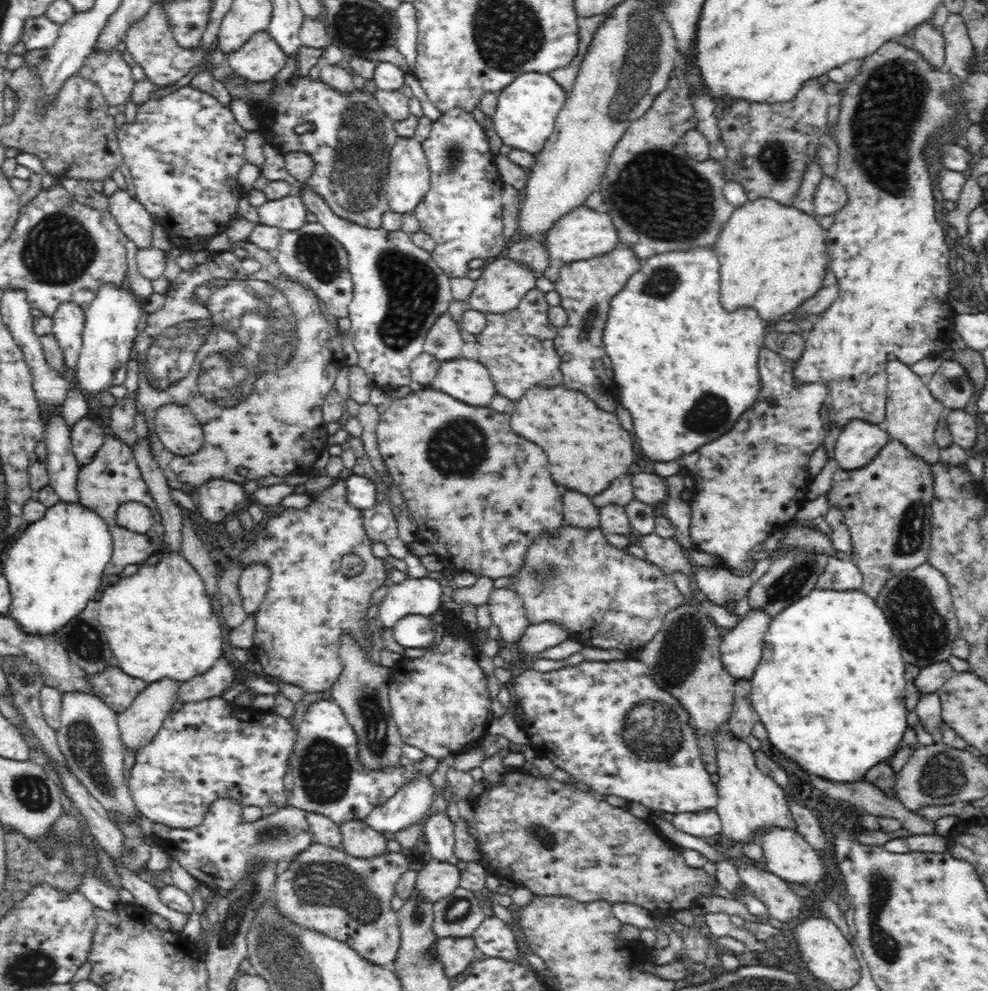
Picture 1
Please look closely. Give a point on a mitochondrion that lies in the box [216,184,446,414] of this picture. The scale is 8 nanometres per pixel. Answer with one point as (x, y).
(413, 289)

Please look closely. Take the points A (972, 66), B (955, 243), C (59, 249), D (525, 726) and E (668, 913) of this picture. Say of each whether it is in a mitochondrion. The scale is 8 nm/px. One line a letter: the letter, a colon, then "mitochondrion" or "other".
A: other
B: other
C: mitochondrion
D: other
E: other

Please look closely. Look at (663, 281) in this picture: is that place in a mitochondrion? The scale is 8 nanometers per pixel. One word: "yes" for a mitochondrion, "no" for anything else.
yes

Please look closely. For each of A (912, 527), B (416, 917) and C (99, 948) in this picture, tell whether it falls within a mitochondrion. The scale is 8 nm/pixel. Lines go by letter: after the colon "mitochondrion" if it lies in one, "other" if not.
A: mitochondrion
B: mitochondrion
C: other

